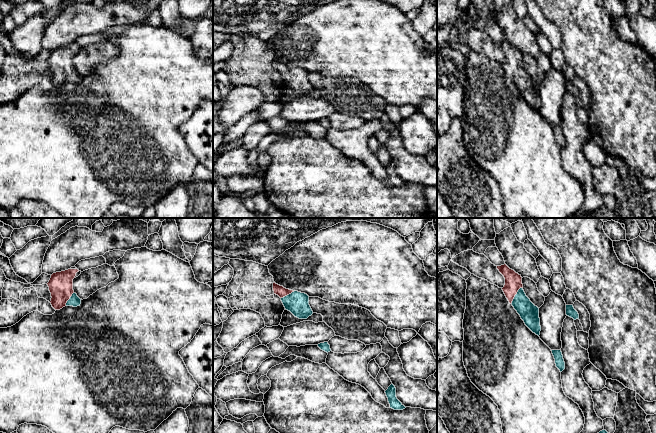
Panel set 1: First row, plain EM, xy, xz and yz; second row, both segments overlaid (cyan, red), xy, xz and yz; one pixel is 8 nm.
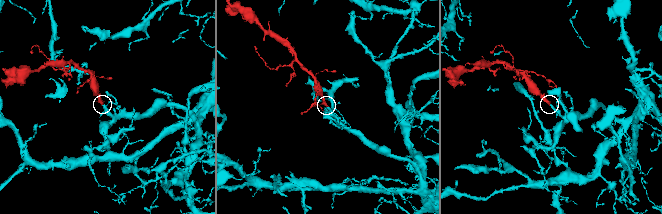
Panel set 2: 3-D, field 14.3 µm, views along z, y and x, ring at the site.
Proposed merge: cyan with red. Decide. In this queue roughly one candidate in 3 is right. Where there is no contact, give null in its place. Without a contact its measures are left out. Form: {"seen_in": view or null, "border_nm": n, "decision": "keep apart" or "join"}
{"seen_in": "yz", "border_nm": 170, "decision": "join"}

